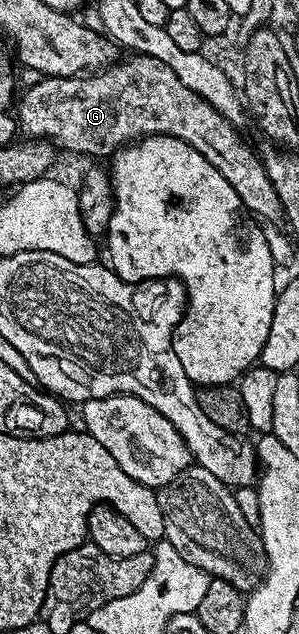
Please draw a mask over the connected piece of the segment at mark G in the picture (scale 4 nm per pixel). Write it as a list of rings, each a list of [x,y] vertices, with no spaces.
[[[134,53],[97,73],[71,79],[42,77],[37,81],[23,95],[21,92],[16,103],[16,118],[23,136],[45,139],[55,148],[91,157],[113,156],[115,151],[150,135],[176,137],[192,145],[208,165],[217,169],[255,219],[263,224],[283,222],[282,202],[259,154],[238,136],[235,124],[180,82],[164,61]]]

